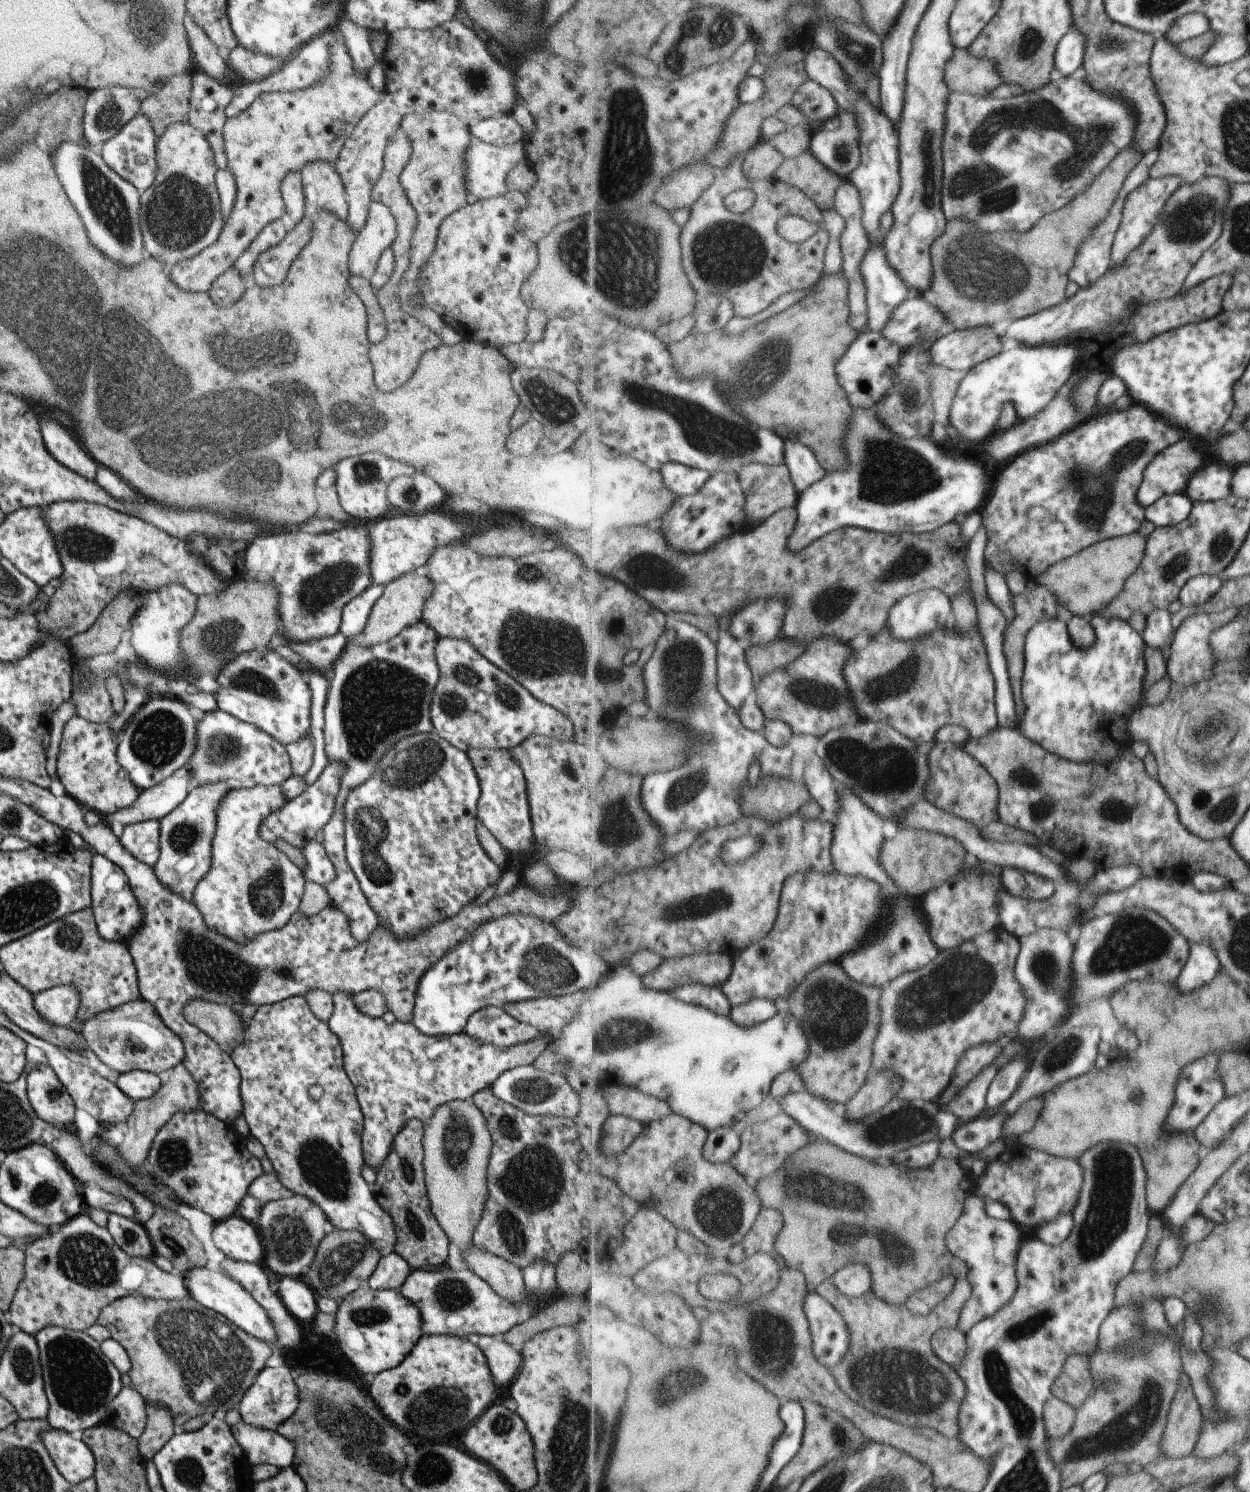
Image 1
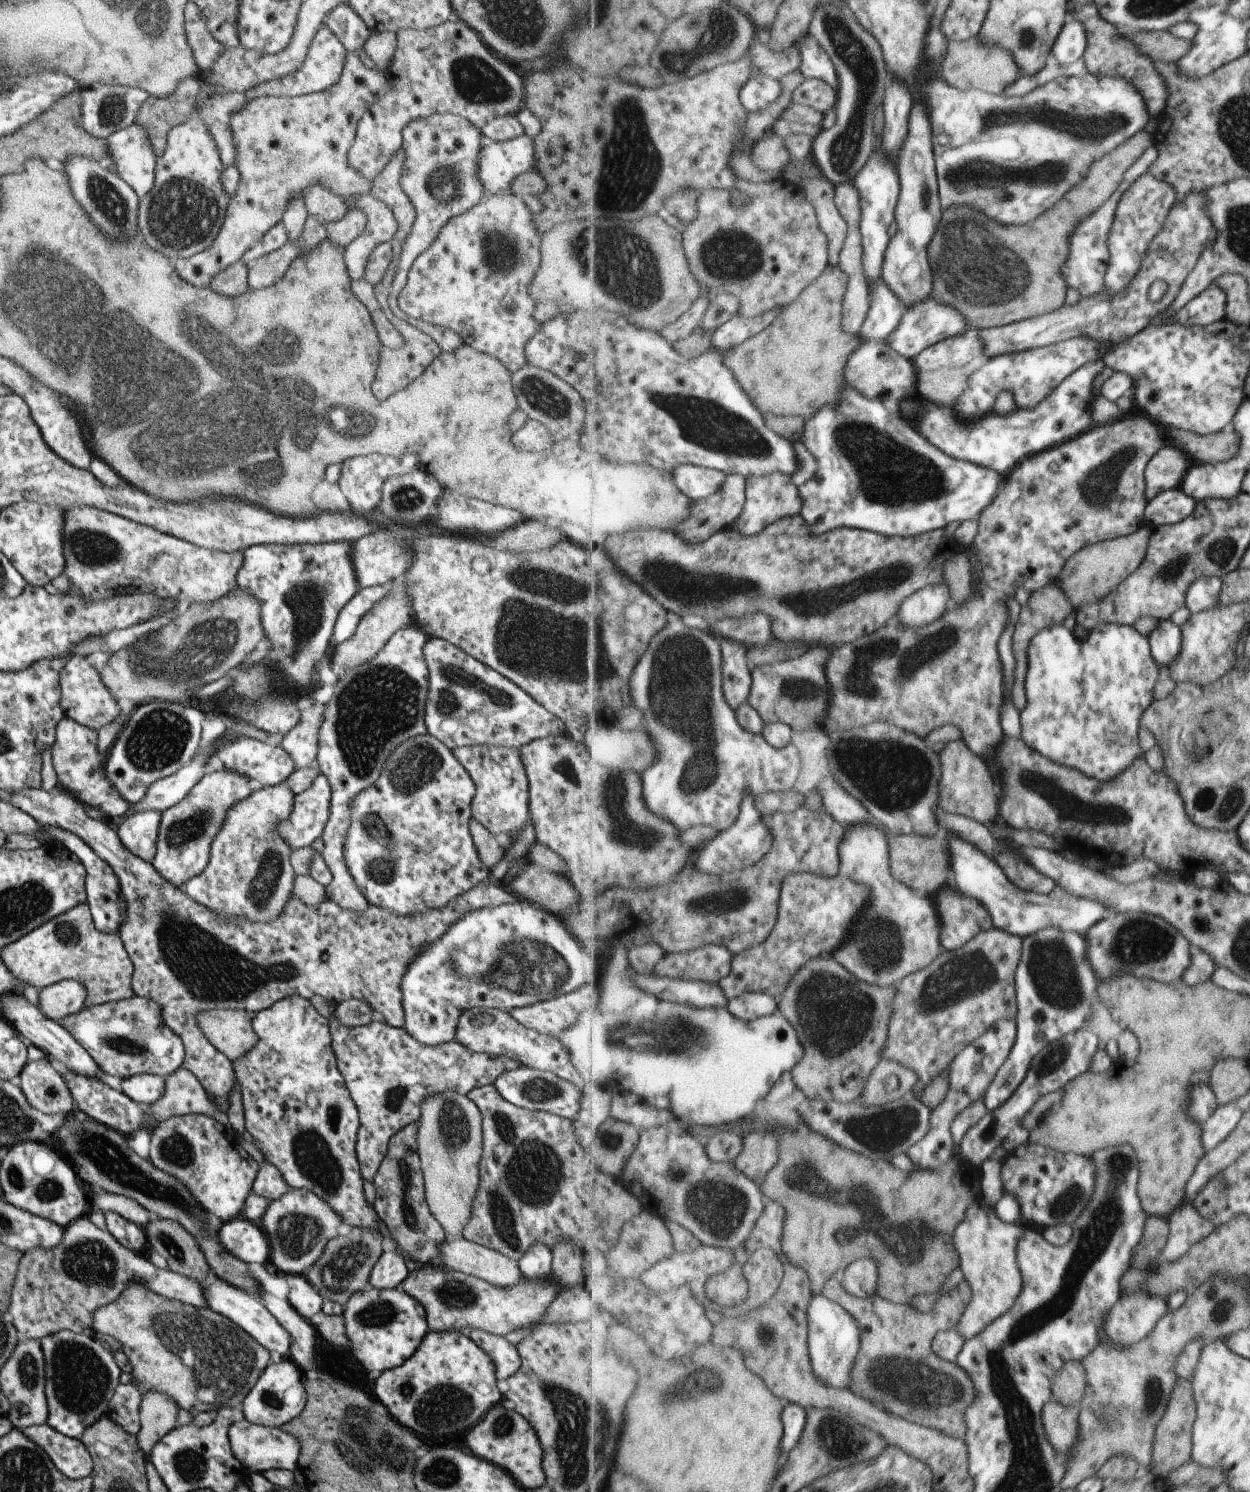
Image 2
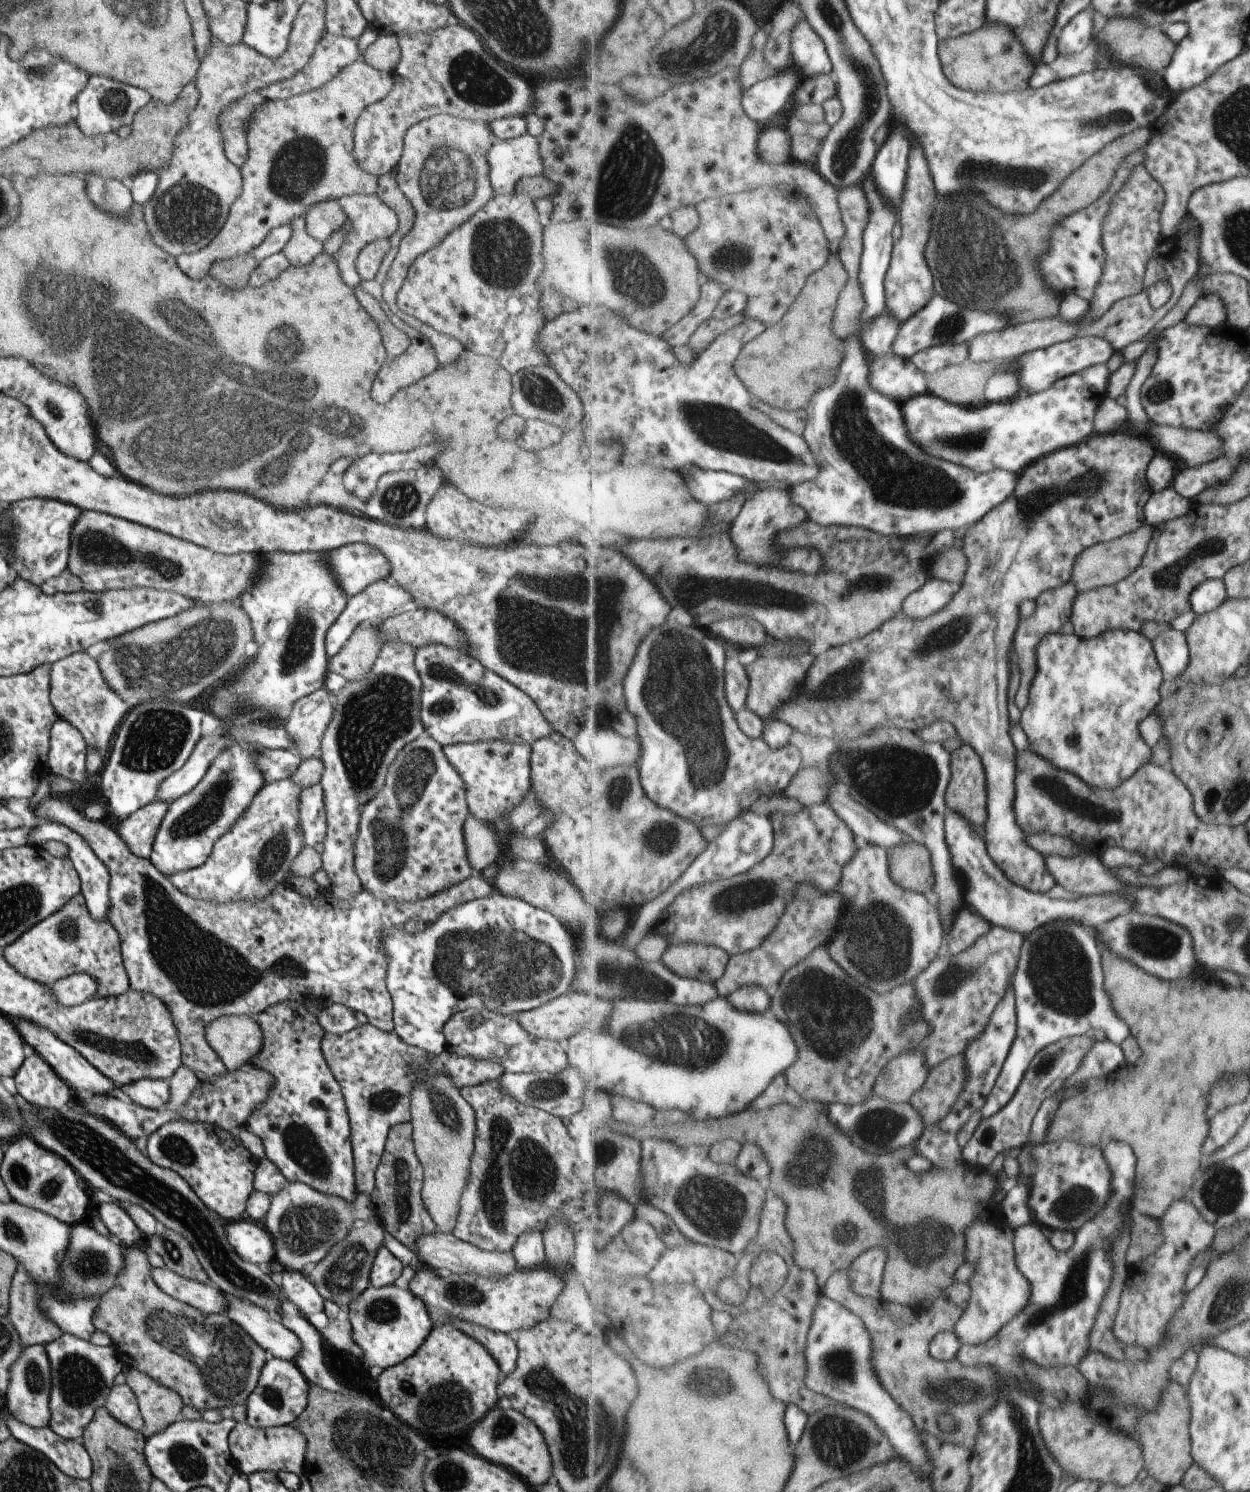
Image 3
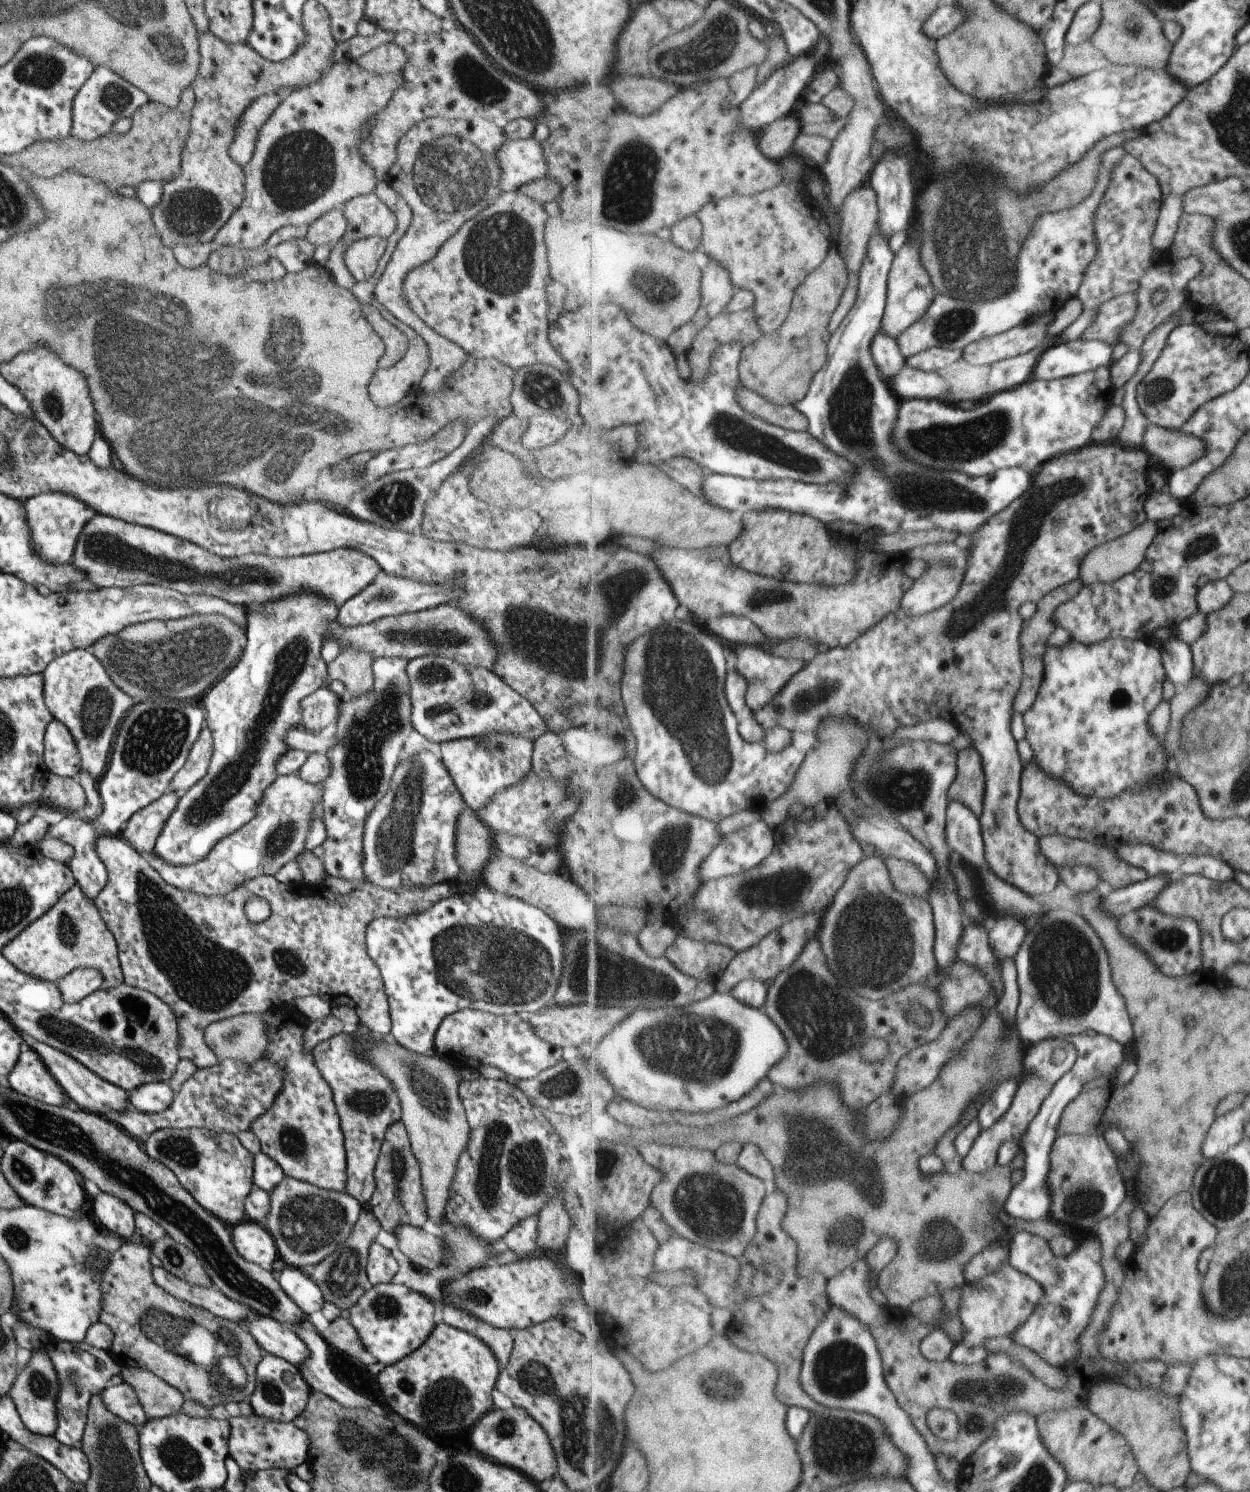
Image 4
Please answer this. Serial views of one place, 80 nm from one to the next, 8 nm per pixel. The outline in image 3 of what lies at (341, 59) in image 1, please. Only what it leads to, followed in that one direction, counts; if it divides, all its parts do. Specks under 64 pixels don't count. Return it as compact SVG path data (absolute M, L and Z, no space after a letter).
M358 59L344 65L341 70L323 86L300 95L287 97L286 99L268 99L266 103L262 104L262 107L259 107L257 111L253 111L249 117L246 117L249 118L246 120L245 131L247 154L246 159L241 163L241 166L238 167L241 175L239 194L235 197L235 200L229 207L224 226L219 229L219 232L215 235L215 238L213 238L213 240L211 240L207 246L204 246L202 249L192 253L181 253L180 255L176 256L176 265L179 267L179 270L181 270L182 273L185 273L187 278L199 280L208 274L213 264L219 261L226 261L227 259L237 257L239 255L244 255L245 253L249 254L250 250L253 247L256 247L265 238L265 236L269 234L271 229L281 225L287 225L293 217L299 215L304 216L306 210L313 203L321 203L324 200L331 199L339 200L343 197L354 194L373 195L376 191L376 177L371 176L363 169L360 169L358 164L355 162L354 156L352 155L353 129L355 121L358 119L358 116L362 114L362 110L366 106L369 106L371 103L377 102L378 100L384 99L388 95L388 92L392 87L392 81L393 80L390 73L374 69L372 66L365 64L364 60Z

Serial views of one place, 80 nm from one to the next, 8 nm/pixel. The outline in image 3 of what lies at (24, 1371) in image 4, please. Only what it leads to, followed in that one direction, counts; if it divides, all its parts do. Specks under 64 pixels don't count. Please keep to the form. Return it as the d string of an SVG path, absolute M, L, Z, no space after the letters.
M27 1345L20 1348L8 1372L5 1408L21 1424L30 1427L47 1427L50 1417L48 1396L50 1389L49 1361L43 1345Z

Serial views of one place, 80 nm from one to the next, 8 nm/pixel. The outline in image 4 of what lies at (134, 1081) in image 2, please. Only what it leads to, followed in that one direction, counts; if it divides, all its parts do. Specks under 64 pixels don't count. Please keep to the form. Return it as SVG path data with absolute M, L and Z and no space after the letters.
M155 1081L136 1086L126 1094L127 1100L137 1111L158 1113L171 1104L174 1092L167 1082Z

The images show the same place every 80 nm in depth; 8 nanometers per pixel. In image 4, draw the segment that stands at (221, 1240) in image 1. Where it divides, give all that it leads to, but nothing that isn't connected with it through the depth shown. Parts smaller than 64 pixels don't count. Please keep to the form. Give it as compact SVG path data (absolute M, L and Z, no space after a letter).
M244 1219L228 1227L228 1233L234 1249L241 1258L272 1272L271 1264L277 1259L277 1251L271 1235L264 1226Z

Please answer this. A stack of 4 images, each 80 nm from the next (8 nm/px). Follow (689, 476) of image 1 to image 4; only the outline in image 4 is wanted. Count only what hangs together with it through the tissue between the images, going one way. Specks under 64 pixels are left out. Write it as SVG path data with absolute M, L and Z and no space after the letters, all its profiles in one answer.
M876 227L870 238L867 256L864 258L860 272L861 282L857 302L837 332L830 335L826 364L815 375L809 394L795 405L810 420L808 431L821 444L826 445L835 454L854 465L856 467L854 475L849 482L813 484L791 479L770 481L746 479L711 471L704 476L702 492L714 505L745 514L749 511L760 511L759 508L767 508L767 502L769 504L785 502L789 504L789 508L793 506L803 508L801 513L815 517L827 526L837 522L853 523L859 525L861 529L875 529L882 531L885 535L904 532L917 534L933 530L933 528L943 528L943 530L953 530L958 534L962 532L969 536L972 532L979 530L993 515L1005 510L1032 487L1034 474L1021 467L999 469L992 475L971 478L967 473L955 472L952 468L936 469L920 465L900 451L894 439L894 431L900 418L901 400L891 392L871 352L873 339L881 331L882 320L886 314L888 280L894 263L895 254L889 246L889 237L885 231Z

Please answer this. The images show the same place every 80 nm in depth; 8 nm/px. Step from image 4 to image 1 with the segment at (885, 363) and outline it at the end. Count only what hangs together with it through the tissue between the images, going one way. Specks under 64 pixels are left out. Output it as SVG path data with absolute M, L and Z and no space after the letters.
M870 244L863 260L863 275L868 289L868 329L883 332L897 306L901 306L913 293L903 278L887 262L885 244Z

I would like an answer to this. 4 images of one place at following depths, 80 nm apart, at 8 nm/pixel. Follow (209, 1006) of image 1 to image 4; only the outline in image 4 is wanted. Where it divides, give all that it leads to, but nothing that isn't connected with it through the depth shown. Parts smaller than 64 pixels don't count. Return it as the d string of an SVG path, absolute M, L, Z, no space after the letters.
M243 1013L212 1022L204 1030L205 1044L218 1060L254 1063L263 1058L267 1044L266 1024L260 1013Z

